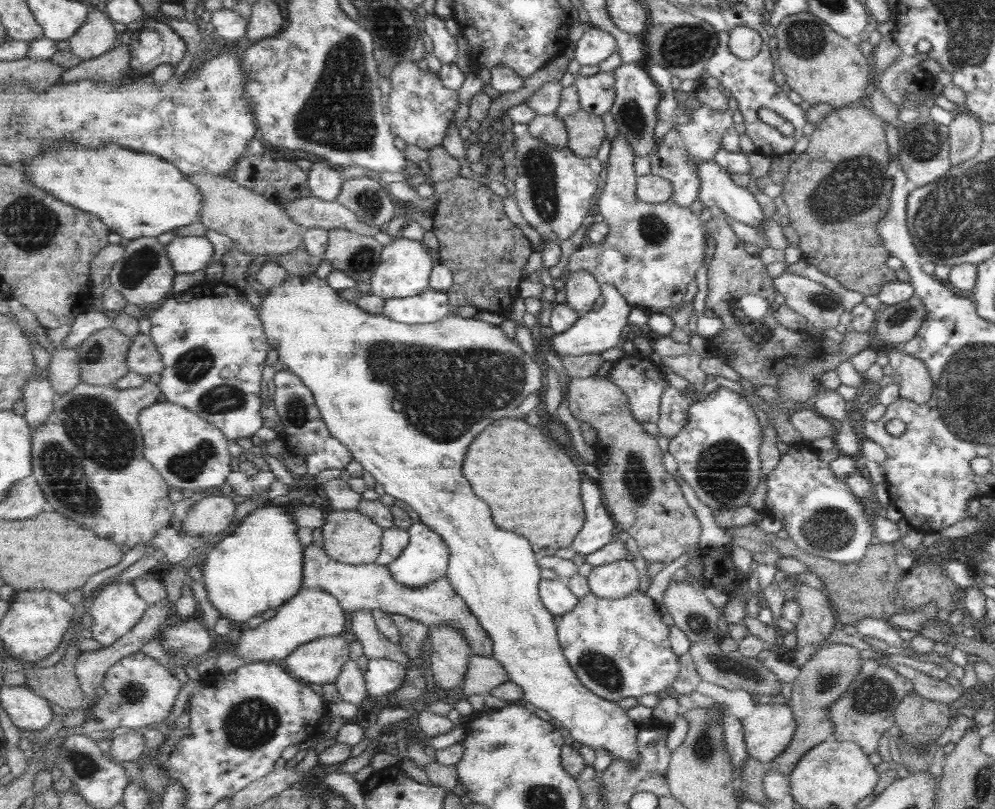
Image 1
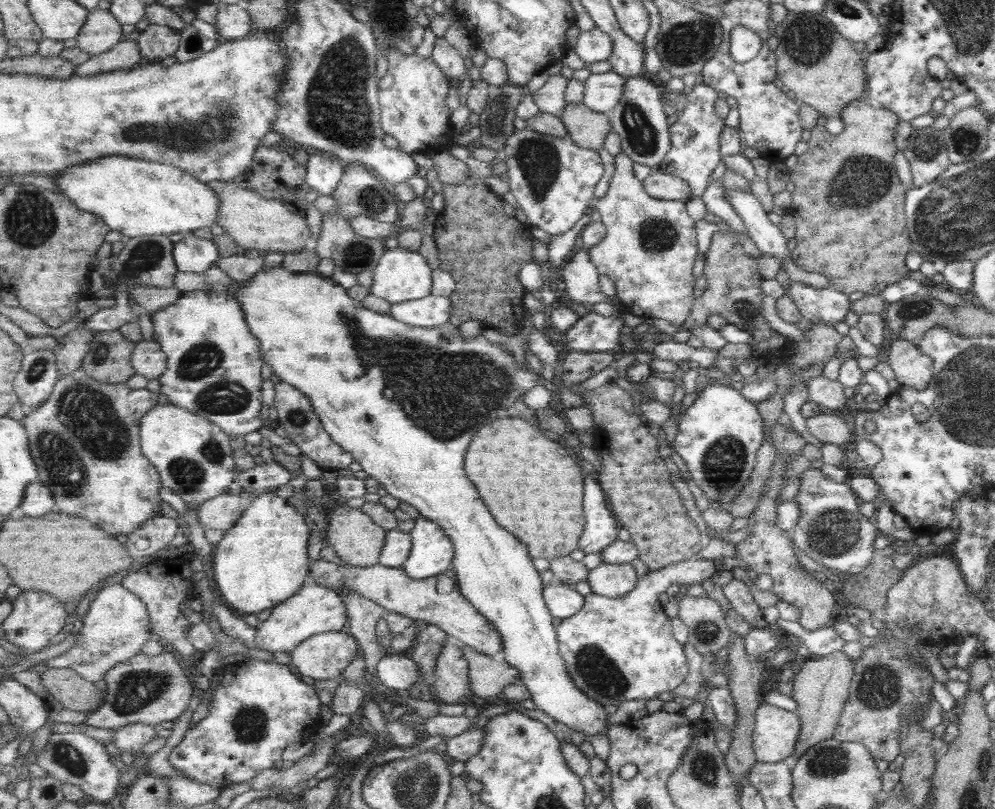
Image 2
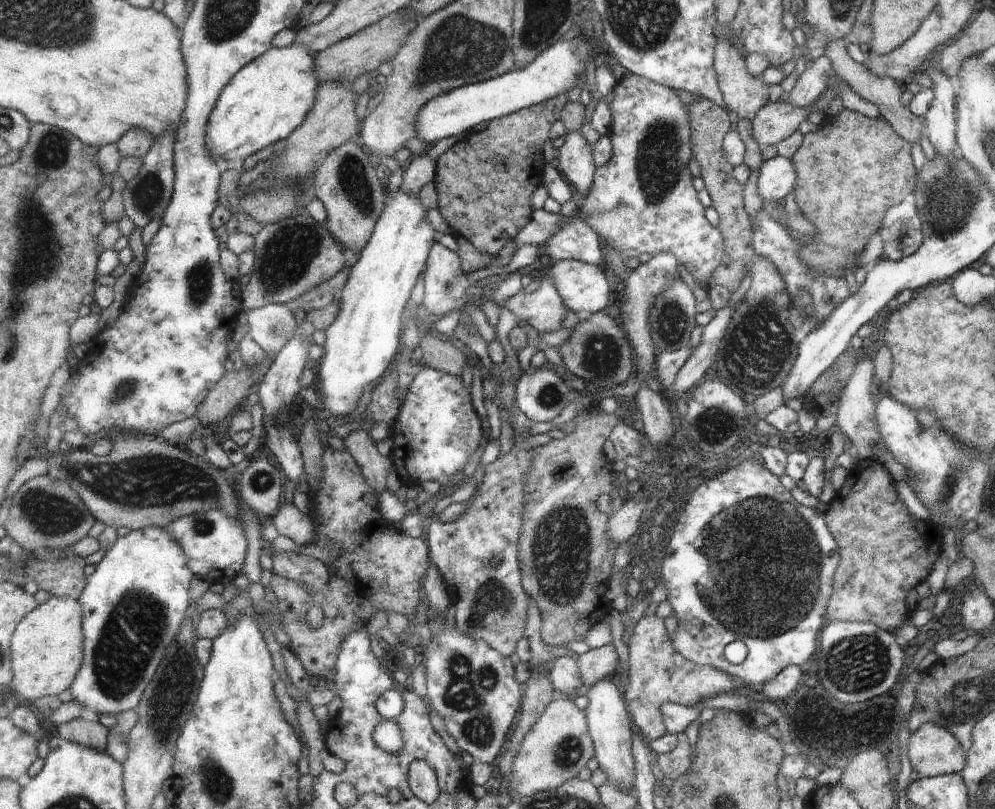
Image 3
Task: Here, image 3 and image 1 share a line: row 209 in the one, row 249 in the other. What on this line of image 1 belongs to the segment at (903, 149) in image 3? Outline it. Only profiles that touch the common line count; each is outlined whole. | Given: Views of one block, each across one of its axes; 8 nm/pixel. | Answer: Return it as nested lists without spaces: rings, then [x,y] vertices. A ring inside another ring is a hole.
[[[864,101],[834,109],[814,124],[813,131],[808,136],[807,148],[803,153],[793,156],[788,176],[780,184],[779,195],[785,203],[784,222],[791,226],[798,236],[801,260],[835,278],[843,288],[859,292],[863,296],[876,295],[883,284],[896,280],[894,270],[885,265],[885,260],[891,253],[881,246],[879,236],[875,232],[877,222],[889,210],[889,192],[893,186],[891,178],[895,174],[895,166],[889,163],[883,126],[885,121],[872,112]]]

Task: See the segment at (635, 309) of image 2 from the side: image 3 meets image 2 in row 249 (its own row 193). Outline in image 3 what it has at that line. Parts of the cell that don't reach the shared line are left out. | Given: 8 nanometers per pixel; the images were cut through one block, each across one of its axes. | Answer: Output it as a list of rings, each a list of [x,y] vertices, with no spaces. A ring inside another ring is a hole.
[[[630,73],[629,76],[625,76],[619,81],[616,81],[615,86],[612,88],[614,98],[609,104],[613,115],[612,129],[613,134],[611,140],[613,140],[613,156],[611,160],[603,166],[598,166],[595,173],[595,182],[591,192],[585,195],[583,204],[579,209],[581,218],[584,219],[593,230],[595,234],[599,234],[599,238],[602,240],[604,250],[608,253],[611,248],[615,248],[623,258],[638,258],[643,253],[650,254],[652,257],[659,256],[663,252],[671,253],[677,256],[681,264],[685,267],[688,273],[691,273],[693,281],[701,282],[705,284],[705,280],[709,280],[714,270],[718,268],[721,262],[725,259],[725,246],[721,232],[716,228],[711,228],[707,224],[707,220],[703,218],[703,206],[697,202],[697,196],[695,196],[695,186],[693,186],[693,176],[689,172],[689,162],[691,158],[694,158],[694,151],[692,150],[692,128],[691,128],[691,114],[689,114],[689,108],[687,105],[683,106],[683,102],[679,100],[675,89],[667,86],[661,86],[657,82],[649,80],[649,78],[643,78],[639,74]]]

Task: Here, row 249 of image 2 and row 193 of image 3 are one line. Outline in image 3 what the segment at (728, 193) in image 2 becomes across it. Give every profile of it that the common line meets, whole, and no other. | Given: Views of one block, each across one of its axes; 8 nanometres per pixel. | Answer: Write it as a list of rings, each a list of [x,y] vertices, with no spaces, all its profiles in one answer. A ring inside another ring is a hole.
[[[775,156],[758,166],[757,194],[761,200],[783,200],[793,187],[797,176],[789,158]]]

